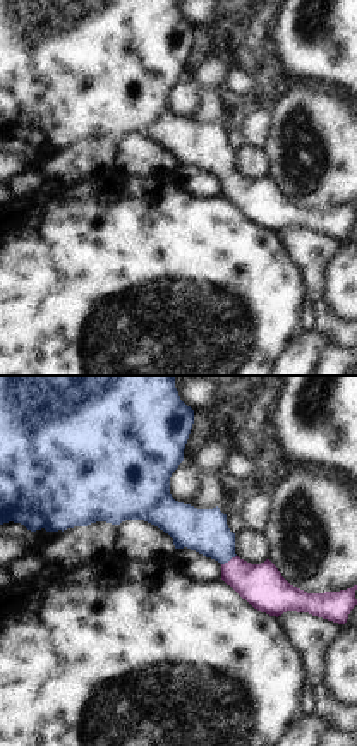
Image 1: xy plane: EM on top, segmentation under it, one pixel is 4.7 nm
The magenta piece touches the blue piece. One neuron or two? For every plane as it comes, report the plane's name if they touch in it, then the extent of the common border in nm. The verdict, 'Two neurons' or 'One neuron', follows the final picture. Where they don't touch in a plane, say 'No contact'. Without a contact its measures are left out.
Touches magenta in xy. Shared border 90 nm

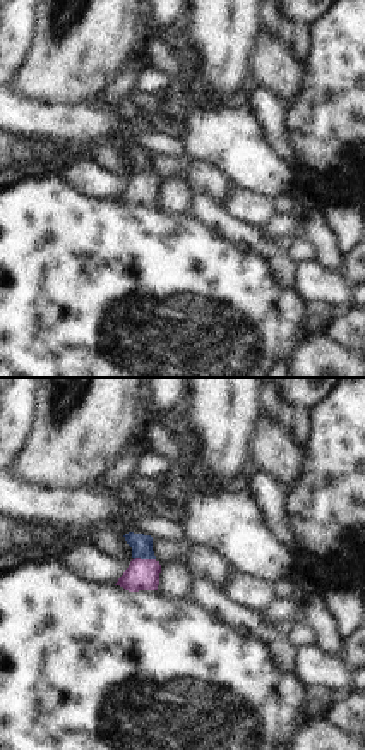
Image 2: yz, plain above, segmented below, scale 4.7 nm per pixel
Touches magenta in yz. Shared border 100 nm

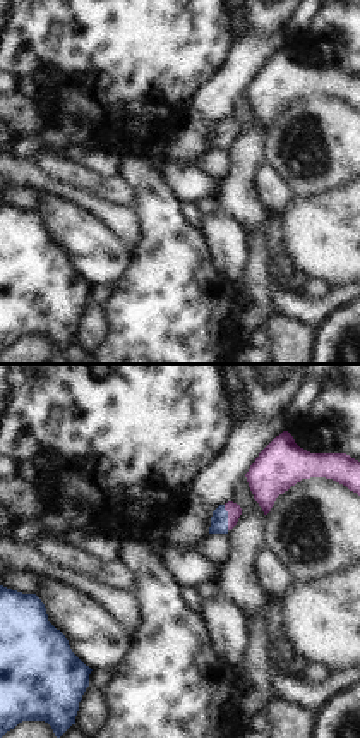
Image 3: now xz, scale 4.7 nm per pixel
Touches magenta in xz. Shared border 120 nm

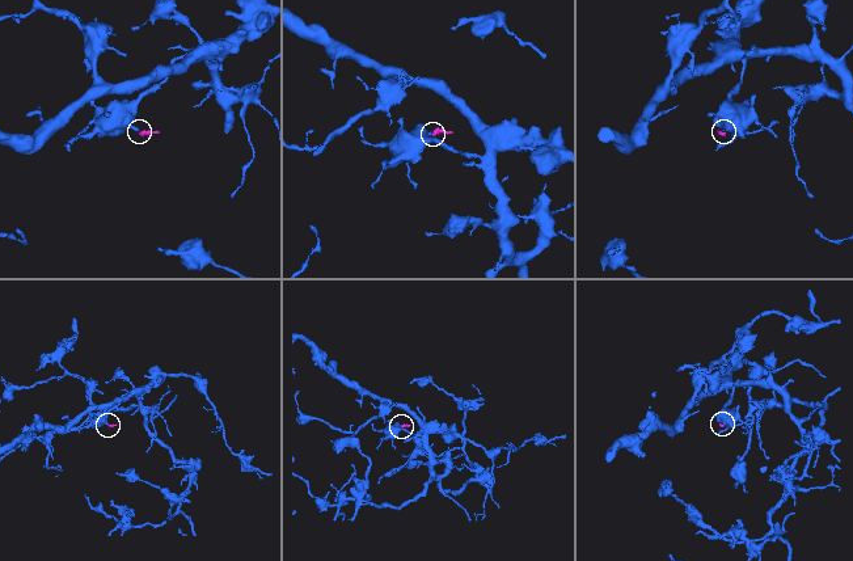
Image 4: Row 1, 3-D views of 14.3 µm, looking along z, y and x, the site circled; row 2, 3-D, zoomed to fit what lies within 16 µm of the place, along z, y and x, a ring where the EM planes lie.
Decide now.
One neuron

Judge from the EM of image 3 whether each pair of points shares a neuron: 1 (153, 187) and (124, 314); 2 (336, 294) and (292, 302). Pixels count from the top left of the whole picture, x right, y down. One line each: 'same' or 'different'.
1: same
2: same

